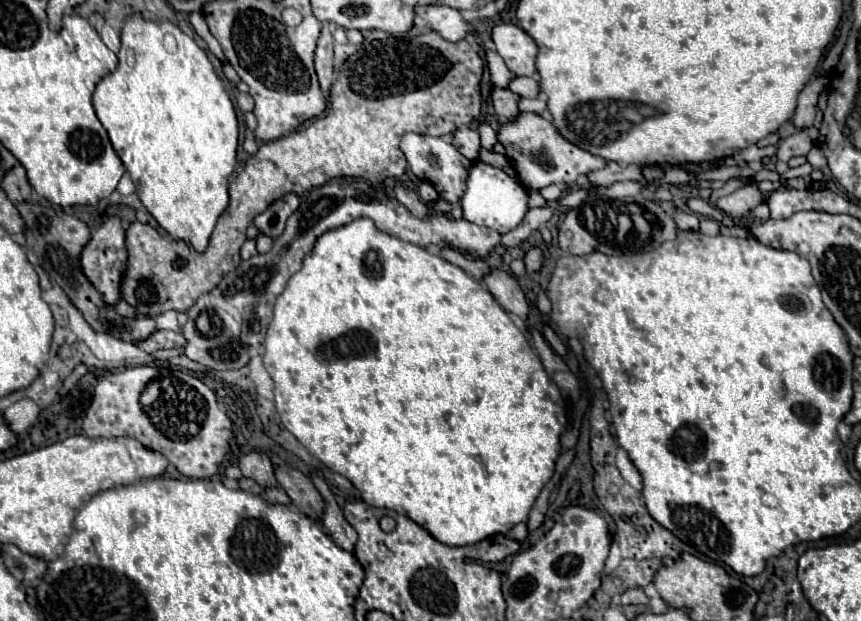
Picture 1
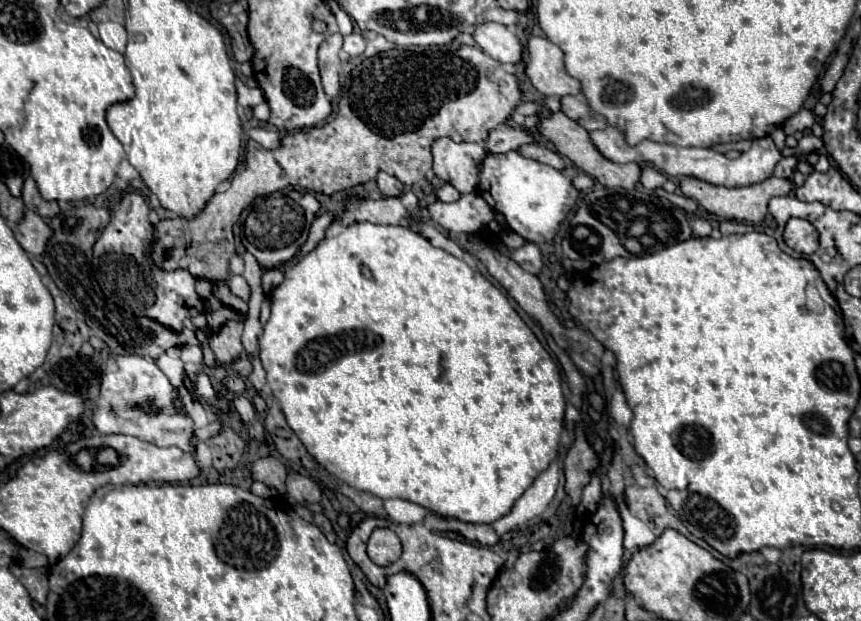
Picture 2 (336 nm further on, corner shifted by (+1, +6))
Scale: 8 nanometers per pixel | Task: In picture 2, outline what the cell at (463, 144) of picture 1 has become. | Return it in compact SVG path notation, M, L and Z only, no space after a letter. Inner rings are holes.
M499 125L489 131L489 137L485 139L485 151L487 153L507 153L511 149L517 149L519 145L531 143L533 137L525 129L513 129L509 125Z

